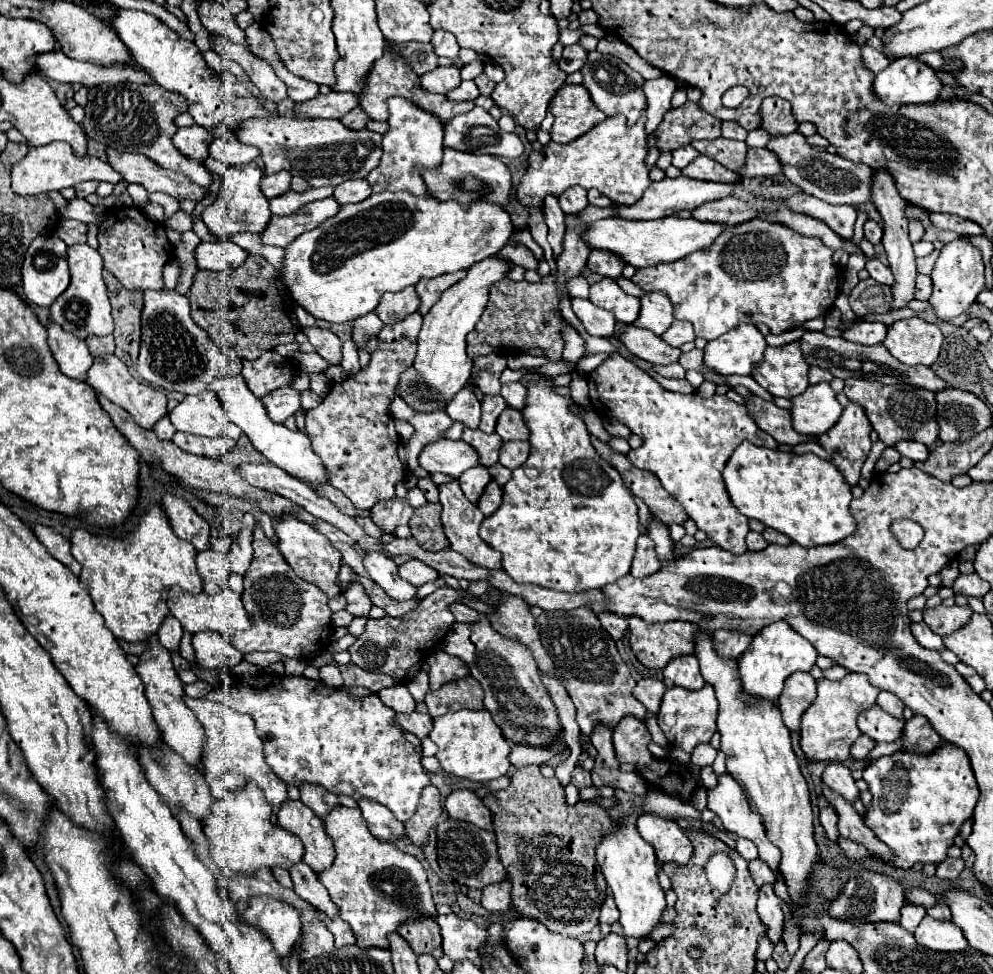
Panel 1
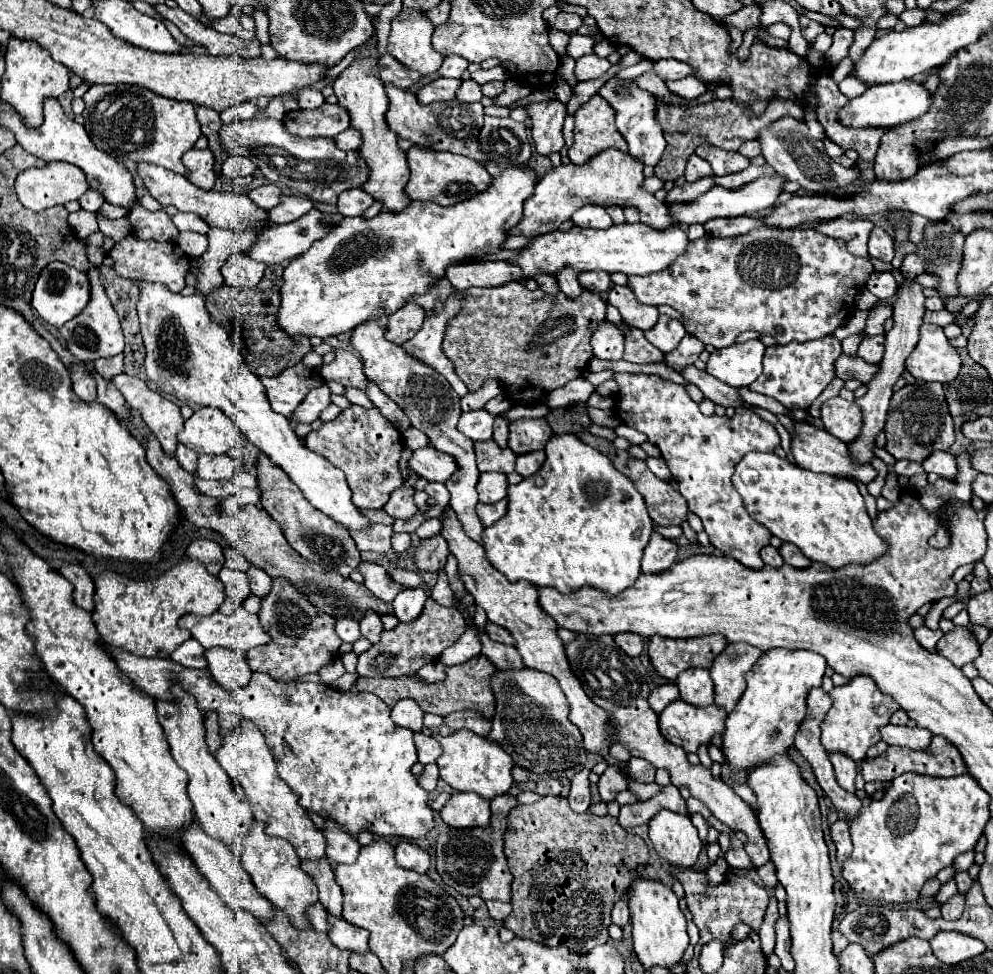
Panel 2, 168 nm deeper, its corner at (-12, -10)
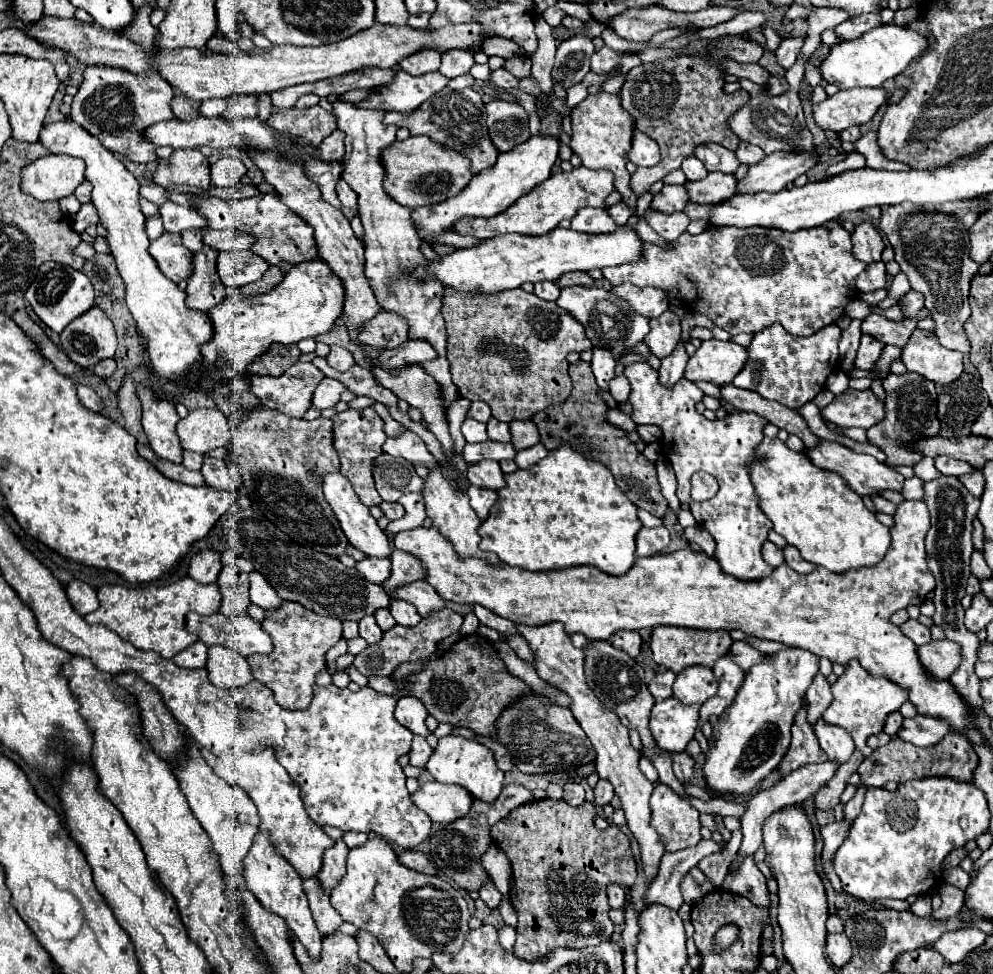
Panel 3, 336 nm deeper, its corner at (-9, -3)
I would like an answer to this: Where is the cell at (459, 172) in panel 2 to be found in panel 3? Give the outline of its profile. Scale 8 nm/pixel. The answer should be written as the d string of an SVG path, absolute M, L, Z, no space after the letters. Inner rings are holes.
M410 136L408 140L394 142L390 148L382 152L382 162L386 168L386 192L408 208L418 208L426 204L436 204L454 194L462 192L472 180L470 160L458 156L452 148L442 148L442 144L434 144L428 136Z

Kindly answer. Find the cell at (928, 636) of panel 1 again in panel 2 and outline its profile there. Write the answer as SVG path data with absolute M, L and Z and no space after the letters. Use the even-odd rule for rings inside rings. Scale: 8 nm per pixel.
M919 627L919 629L915 629L915 639L919 641L919 645L921 647L925 647L927 651L935 651L935 645L937 645L937 641L943 637L943 631L941 629L937 629L937 631L931 631L929 627Z

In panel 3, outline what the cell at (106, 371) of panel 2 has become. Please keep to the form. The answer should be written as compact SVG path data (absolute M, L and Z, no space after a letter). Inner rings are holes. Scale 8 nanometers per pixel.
M114 358L100 360L92 370L94 370L96 376L100 376L100 378L108 378L108 376L112 376L114 370L116 370L116 360L114 360Z

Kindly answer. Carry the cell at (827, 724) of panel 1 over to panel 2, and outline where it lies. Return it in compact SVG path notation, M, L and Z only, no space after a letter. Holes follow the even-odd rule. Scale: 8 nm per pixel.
M855 675L847 685L833 687L829 695L833 705L821 725L821 745L827 749L827 753L845 751L845 755L849 755L853 761L863 761L867 749L881 739L879 729L889 723L889 717L899 709L899 703L893 697L881 693L873 679L865 675Z

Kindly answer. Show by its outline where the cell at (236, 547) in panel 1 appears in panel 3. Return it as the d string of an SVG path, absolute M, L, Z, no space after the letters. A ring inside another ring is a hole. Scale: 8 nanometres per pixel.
M256 570L250 572L250 600L264 610L272 610L282 604L282 598L278 598L274 588L270 588L266 578Z

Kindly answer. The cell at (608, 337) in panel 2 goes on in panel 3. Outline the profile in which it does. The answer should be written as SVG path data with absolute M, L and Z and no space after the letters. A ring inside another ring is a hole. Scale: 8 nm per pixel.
M594 348L592 350L594 356L592 356L592 372L596 376L596 384L604 390L608 390L608 382L614 378L614 366L616 366L616 360L614 356L610 356L610 352L606 352L604 348Z

